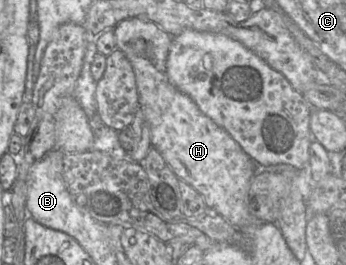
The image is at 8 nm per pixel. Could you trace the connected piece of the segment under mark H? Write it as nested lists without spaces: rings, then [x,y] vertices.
[[[137,17],[122,20],[113,31],[117,48],[125,54],[135,74],[139,109],[149,126],[151,146],[160,153],[178,179],[190,185],[203,197],[210,213],[221,215],[237,229],[246,229],[261,223],[250,213],[247,205],[250,183],[261,168],[226,130],[203,114],[188,95],[170,83],[166,74],[166,59],[172,36],[155,23]]]

